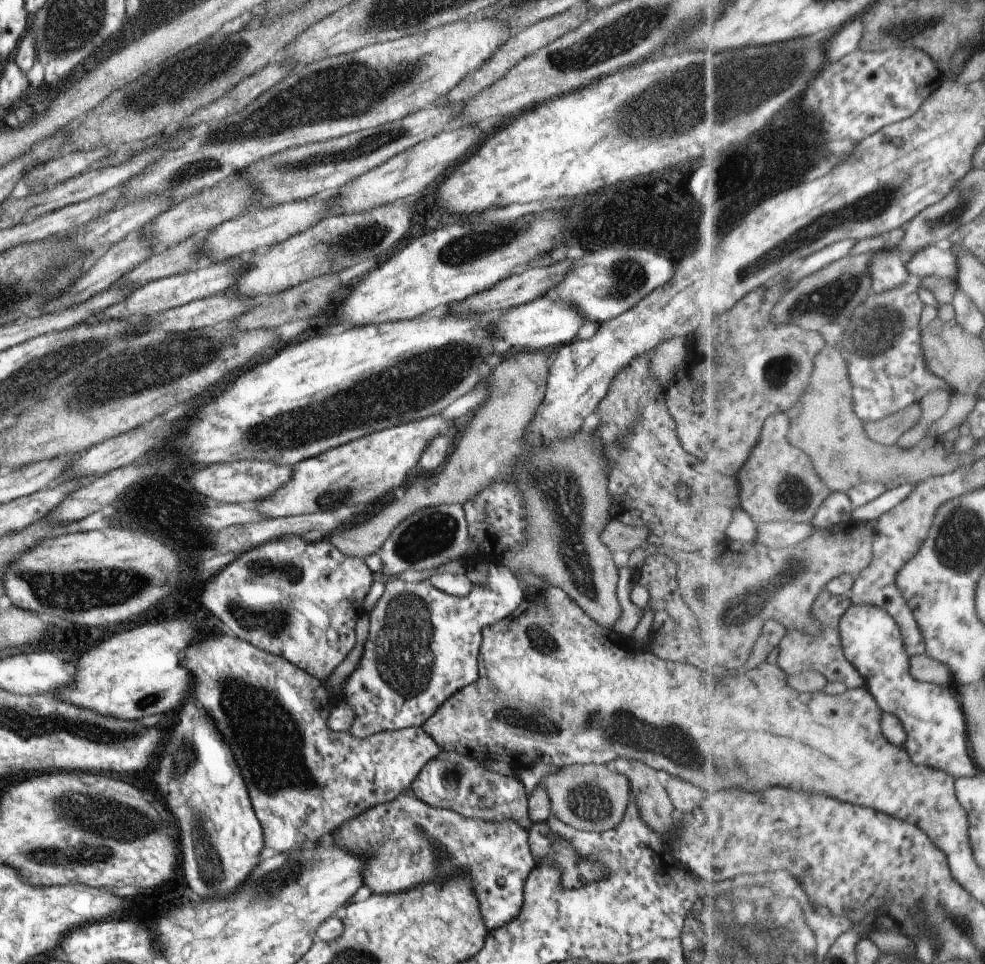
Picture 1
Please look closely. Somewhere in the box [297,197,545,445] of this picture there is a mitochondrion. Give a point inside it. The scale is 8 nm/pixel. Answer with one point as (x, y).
(480, 245)

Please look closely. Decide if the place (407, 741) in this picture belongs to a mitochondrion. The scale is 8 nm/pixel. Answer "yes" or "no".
no

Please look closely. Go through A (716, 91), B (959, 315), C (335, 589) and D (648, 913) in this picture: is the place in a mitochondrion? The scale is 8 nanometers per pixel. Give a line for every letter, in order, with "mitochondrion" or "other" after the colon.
A: mitochondrion
B: other
C: other
D: other

